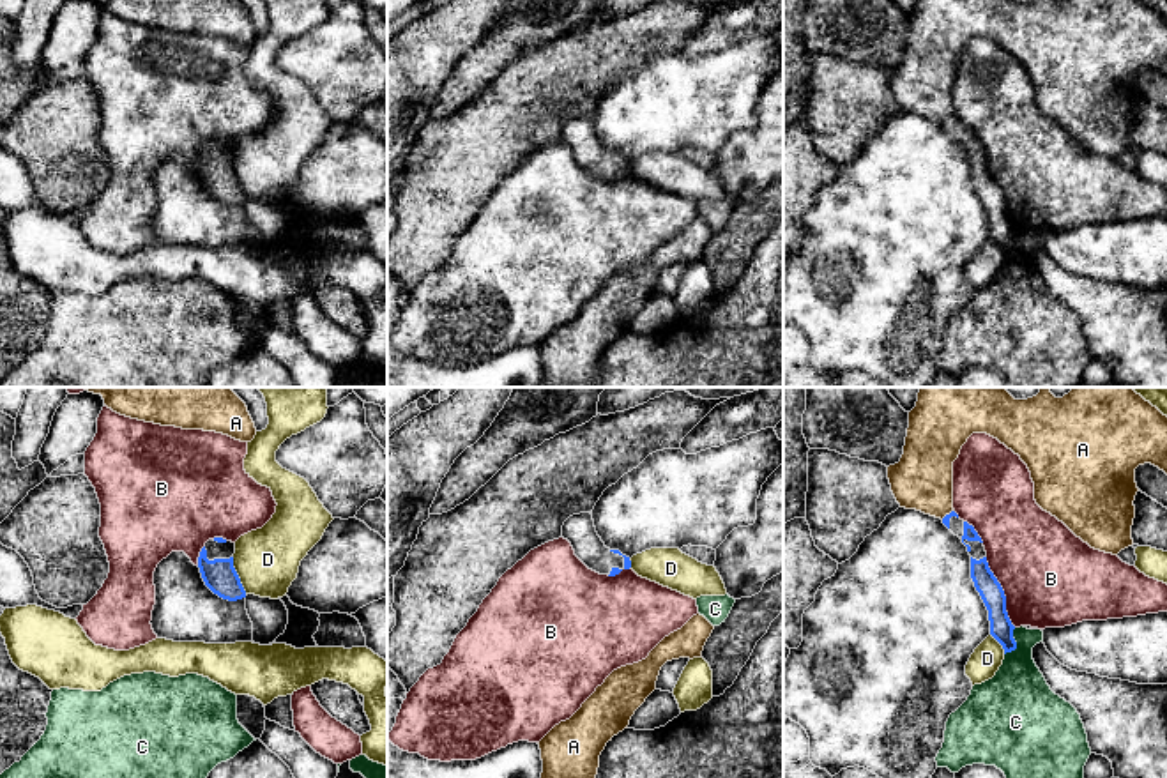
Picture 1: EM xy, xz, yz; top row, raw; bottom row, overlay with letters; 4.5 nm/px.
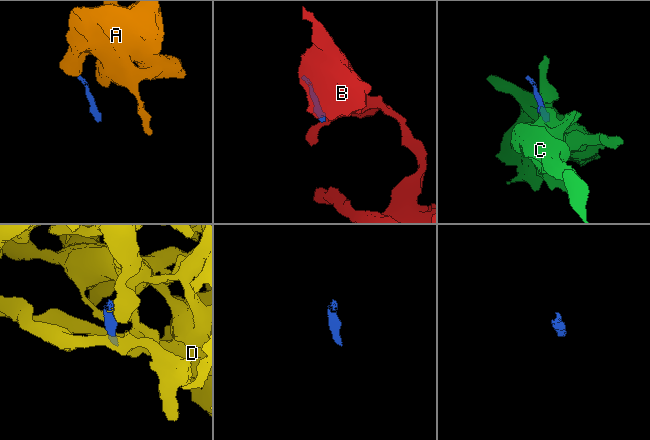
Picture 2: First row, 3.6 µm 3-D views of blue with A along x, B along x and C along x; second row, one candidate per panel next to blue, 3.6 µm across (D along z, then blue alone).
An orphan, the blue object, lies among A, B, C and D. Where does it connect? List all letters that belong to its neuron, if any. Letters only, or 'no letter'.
no letter

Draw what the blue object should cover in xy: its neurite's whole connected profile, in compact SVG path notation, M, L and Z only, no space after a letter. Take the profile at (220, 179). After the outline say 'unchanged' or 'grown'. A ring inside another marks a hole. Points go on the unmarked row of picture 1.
M214 141L205 147L198 161L198 172L205 189L223 203L237 205L246 194L233 172L235 147Z; grown

